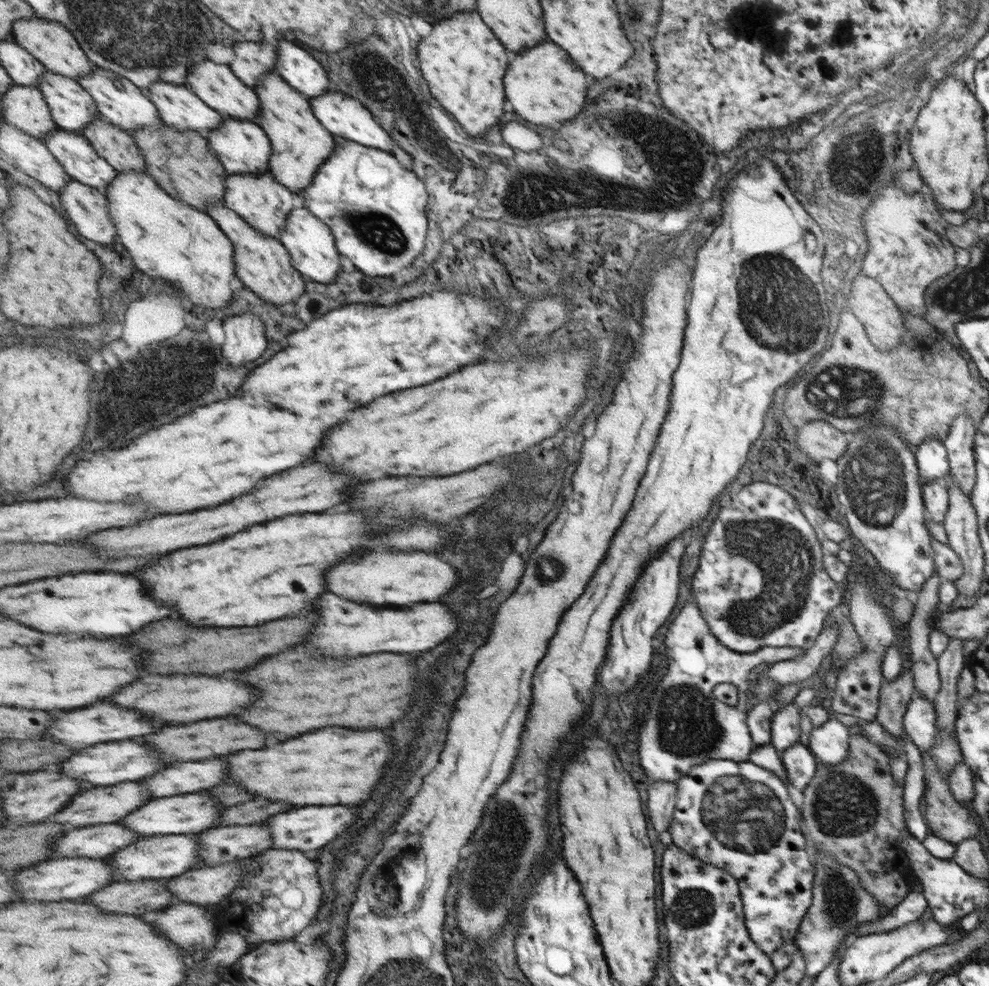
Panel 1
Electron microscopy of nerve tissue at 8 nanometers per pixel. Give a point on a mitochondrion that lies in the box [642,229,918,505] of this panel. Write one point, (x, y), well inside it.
(775, 300)

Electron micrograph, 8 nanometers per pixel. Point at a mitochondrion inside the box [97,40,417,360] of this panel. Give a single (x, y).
(372, 228)

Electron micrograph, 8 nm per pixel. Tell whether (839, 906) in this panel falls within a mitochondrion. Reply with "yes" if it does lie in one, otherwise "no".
yes

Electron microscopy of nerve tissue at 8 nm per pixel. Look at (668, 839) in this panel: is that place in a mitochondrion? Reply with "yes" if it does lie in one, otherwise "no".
no

